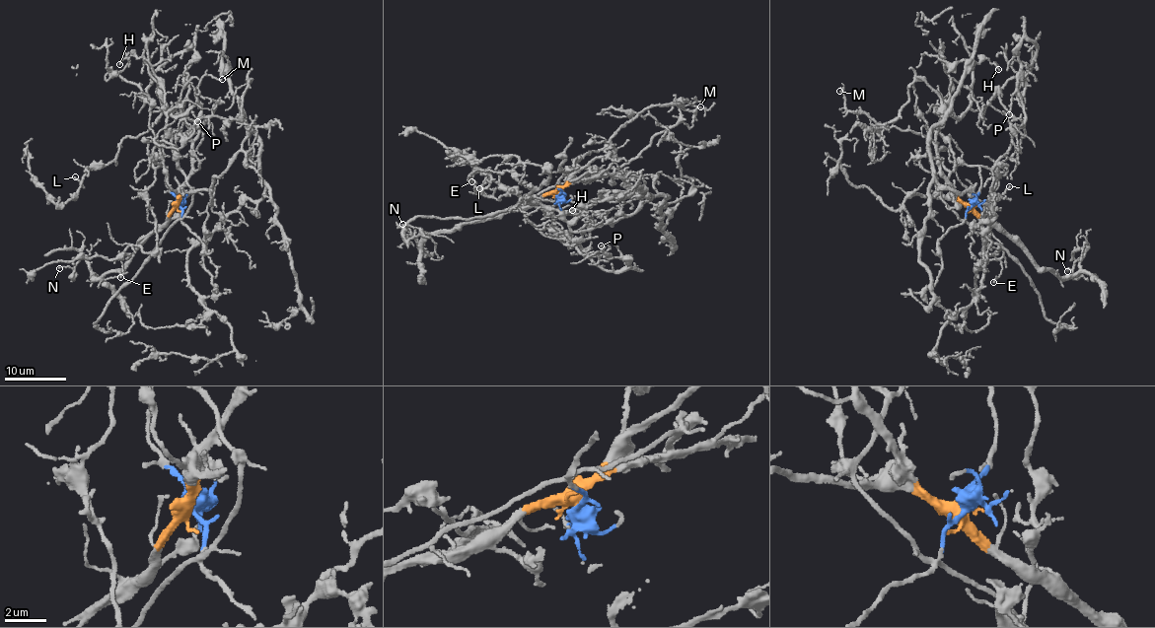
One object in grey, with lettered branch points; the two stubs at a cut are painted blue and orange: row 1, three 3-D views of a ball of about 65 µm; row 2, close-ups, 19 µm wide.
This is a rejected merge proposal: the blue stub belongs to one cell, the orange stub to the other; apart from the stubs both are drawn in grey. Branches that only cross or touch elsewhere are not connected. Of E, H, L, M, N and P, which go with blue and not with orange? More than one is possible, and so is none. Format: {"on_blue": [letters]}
{"on_blue": ["E", "L", "P"]}

